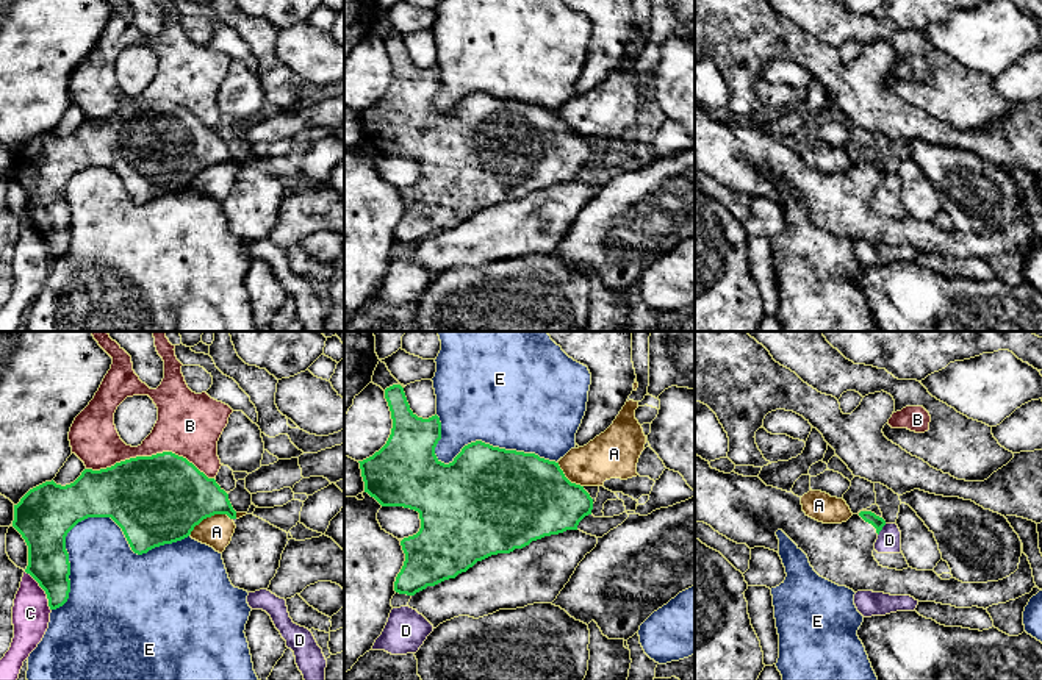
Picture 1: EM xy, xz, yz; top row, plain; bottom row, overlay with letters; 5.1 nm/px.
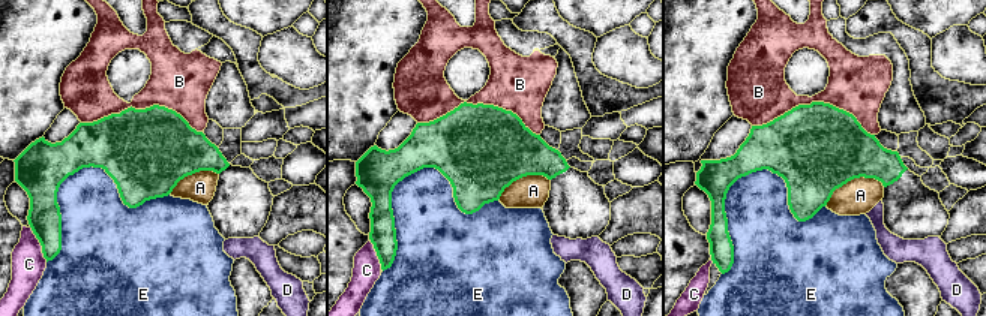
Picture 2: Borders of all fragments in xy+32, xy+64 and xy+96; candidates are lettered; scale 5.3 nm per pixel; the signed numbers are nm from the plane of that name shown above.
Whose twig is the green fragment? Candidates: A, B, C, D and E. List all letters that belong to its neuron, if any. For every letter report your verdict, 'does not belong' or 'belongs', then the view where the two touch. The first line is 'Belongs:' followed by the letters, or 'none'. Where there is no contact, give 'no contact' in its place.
Belongs: none
A: does not belong; meets green in xy
B: does not belong; meets green in xy
C: does not belong; meets green in xy
D: does not belong; meets green in yz
E: does not belong; meets green in xy

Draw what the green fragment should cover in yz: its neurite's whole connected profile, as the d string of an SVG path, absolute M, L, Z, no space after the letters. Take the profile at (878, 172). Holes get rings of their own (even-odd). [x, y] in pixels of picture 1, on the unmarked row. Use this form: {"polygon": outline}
{"polygon": "M695 105L695 172L704 172L728 189L746 194L749 199L765 197L774 202L779 202L776 181L782 180L807 205L810 216L820 227L854 242L873 241L911 245L918 252L986 259L992 255L1015 250L1036 238L1023 194L1019 219L998 231L962 233L956 228L942 230L934 220L882 217L873 206L875 192L886 175L882 167L871 161L861 161L842 174L818 172L803 161L801 147L793 142L767 136L759 127L720 122L698 105Z"}

